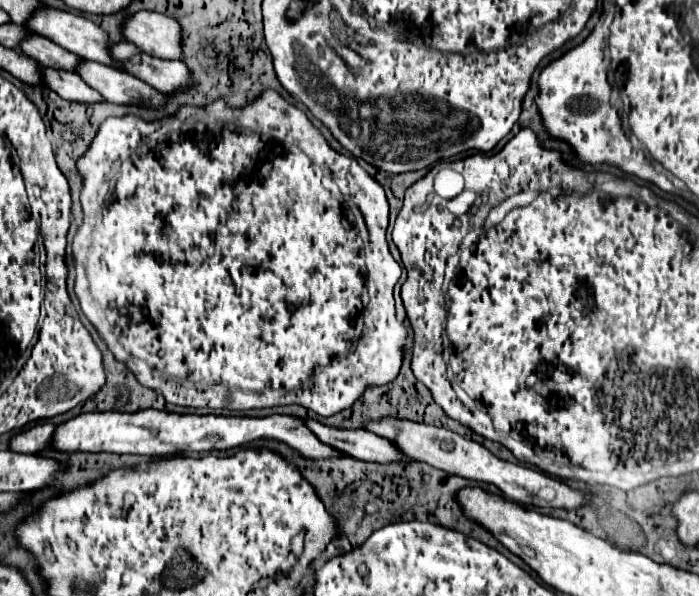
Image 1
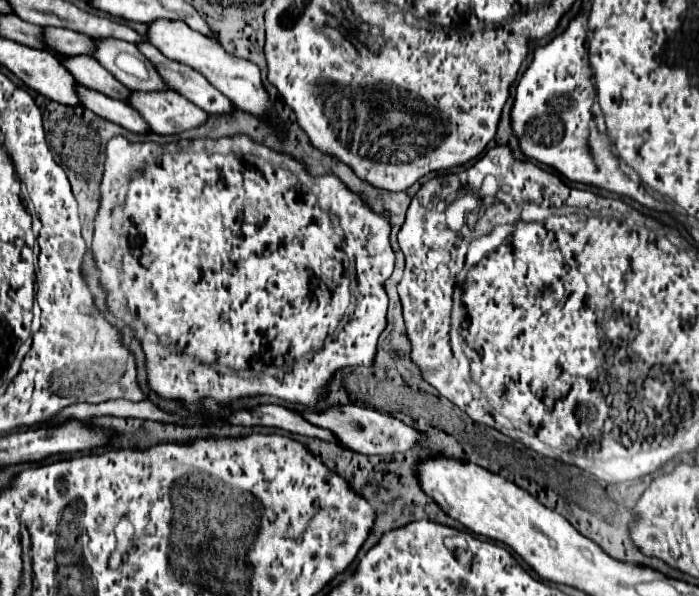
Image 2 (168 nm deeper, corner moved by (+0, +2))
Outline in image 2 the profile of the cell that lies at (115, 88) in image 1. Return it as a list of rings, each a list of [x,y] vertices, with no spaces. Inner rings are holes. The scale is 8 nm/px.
[[[136,93],[132,107],[146,117],[158,135],[178,135],[196,129],[208,121],[208,113],[196,107],[180,93]]]

